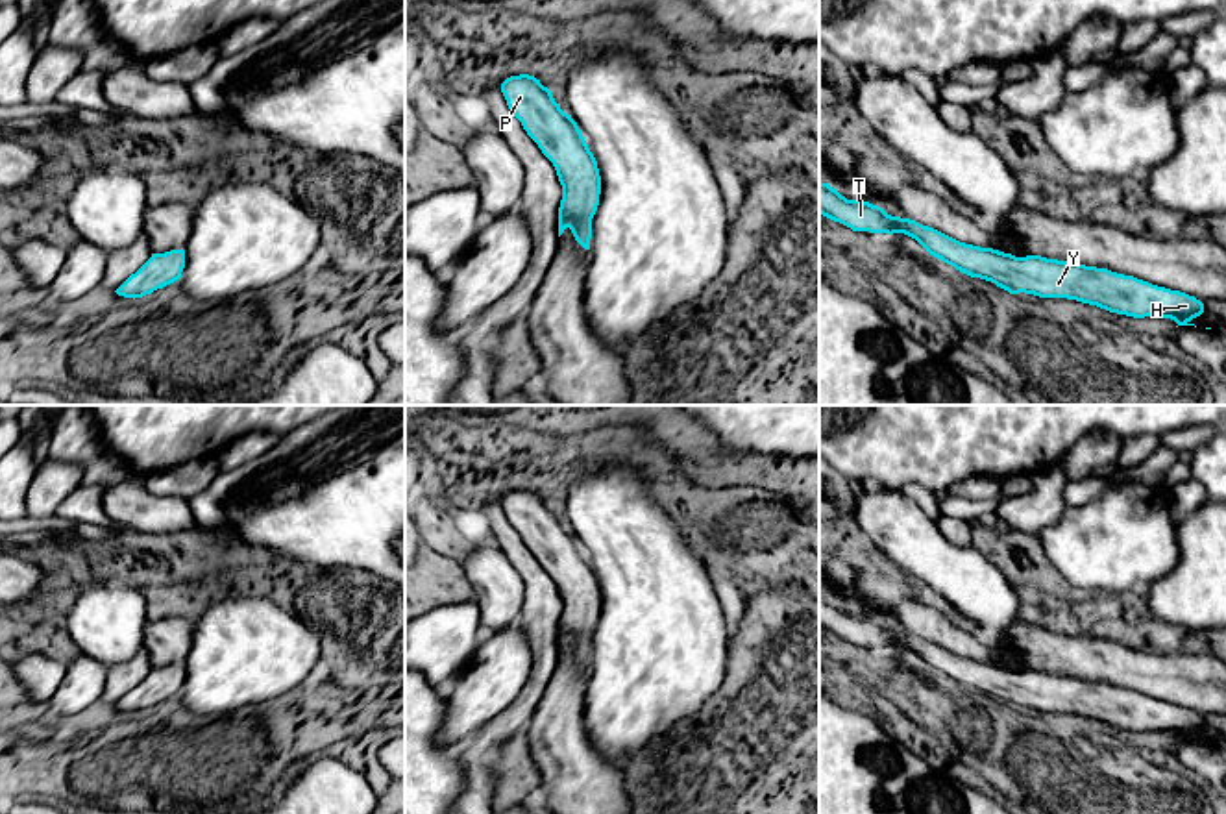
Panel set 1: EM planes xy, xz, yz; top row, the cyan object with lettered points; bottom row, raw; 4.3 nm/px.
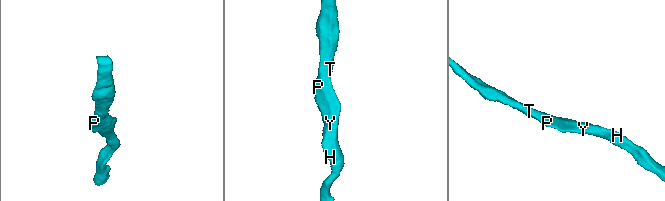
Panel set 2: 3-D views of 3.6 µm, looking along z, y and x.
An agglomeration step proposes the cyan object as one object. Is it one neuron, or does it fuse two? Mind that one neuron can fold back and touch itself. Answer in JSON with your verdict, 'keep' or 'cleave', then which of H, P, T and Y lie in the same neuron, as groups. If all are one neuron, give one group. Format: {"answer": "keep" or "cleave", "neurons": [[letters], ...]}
{"answer": "keep", "neurons": [["H", "P", "T", "Y"]]}

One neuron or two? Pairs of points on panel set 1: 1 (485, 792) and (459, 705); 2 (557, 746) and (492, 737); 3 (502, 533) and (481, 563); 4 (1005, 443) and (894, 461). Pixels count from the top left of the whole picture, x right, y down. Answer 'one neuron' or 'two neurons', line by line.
1: two neurons
2: two neurons
3: two neurons
4: one neuron

